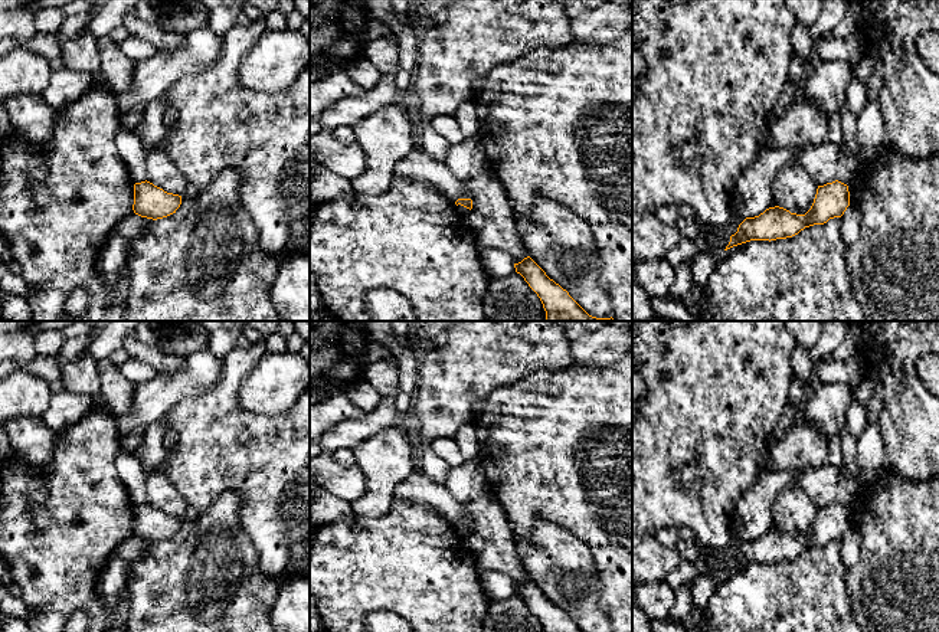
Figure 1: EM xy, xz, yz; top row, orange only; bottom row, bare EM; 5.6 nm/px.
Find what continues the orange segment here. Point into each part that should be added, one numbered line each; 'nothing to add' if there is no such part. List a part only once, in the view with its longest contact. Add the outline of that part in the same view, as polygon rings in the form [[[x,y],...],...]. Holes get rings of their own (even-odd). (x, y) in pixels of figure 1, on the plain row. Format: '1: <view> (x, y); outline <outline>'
nothing to add

